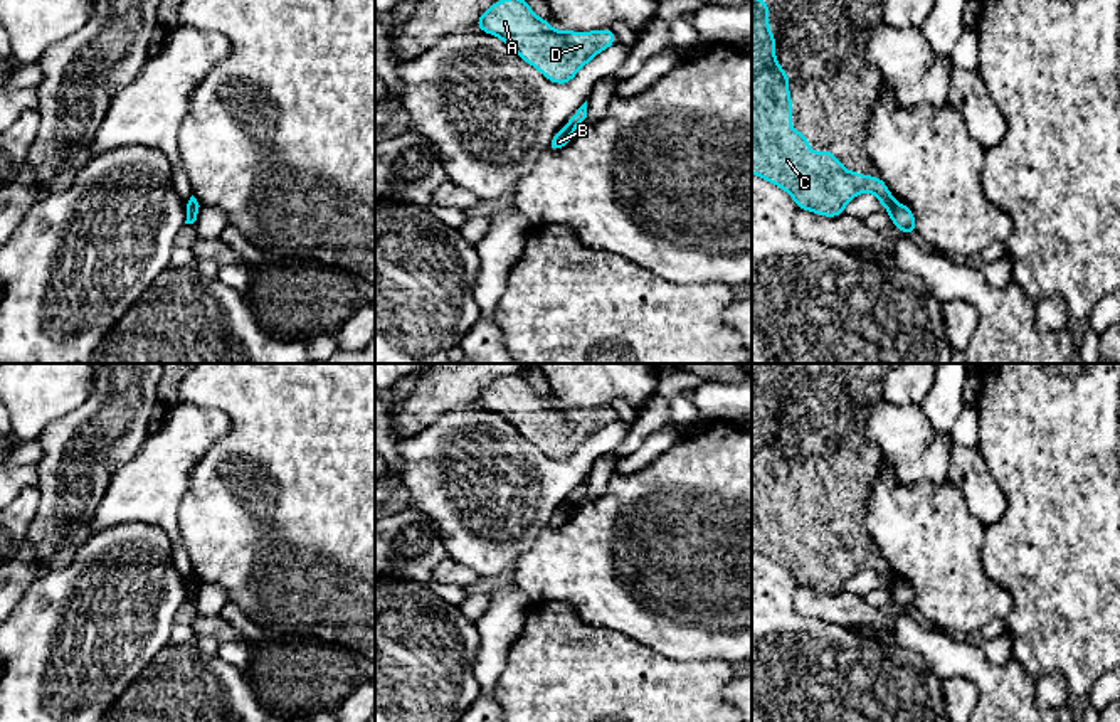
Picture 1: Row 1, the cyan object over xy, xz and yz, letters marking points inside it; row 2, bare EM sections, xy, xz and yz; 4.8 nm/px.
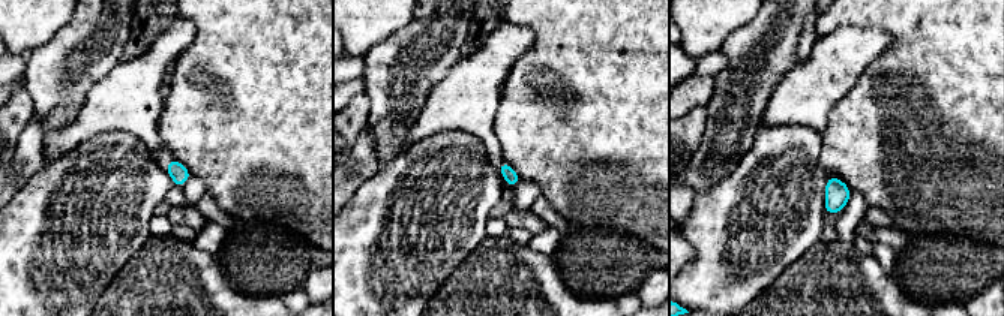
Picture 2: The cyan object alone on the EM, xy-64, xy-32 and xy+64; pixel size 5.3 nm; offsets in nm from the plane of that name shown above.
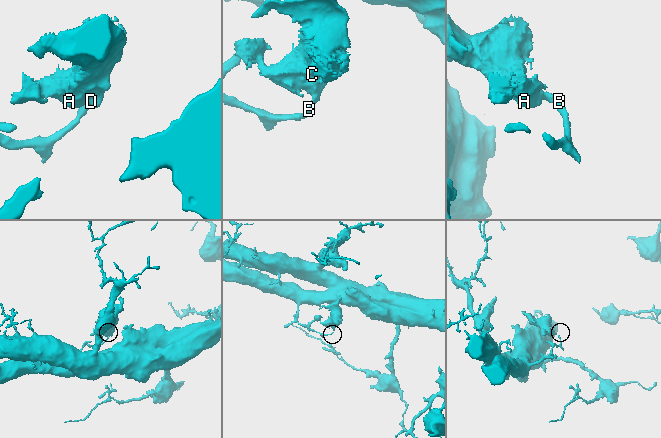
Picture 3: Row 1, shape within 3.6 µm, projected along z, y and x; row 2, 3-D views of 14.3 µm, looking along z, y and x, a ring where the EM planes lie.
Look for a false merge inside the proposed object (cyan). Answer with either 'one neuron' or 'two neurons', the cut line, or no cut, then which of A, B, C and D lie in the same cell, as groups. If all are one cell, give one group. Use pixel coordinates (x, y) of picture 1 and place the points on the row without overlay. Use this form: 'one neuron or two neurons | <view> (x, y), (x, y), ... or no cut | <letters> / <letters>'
two neurons | yz (893, 578), (888, 586) | A C D / B

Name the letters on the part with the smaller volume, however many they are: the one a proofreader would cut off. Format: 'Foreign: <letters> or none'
Foreign: A, C, D

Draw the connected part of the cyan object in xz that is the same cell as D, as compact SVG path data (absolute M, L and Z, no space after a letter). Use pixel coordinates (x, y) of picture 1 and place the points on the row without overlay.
M518 372L494 379L474 401L511 422L525 439L555 461L570 459L592 434L617 419L612 406L548 409L548 402L557 399L540 397Z

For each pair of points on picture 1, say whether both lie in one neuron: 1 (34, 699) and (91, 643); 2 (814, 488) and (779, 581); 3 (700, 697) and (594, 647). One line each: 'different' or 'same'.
1: same
2: different
3: same

